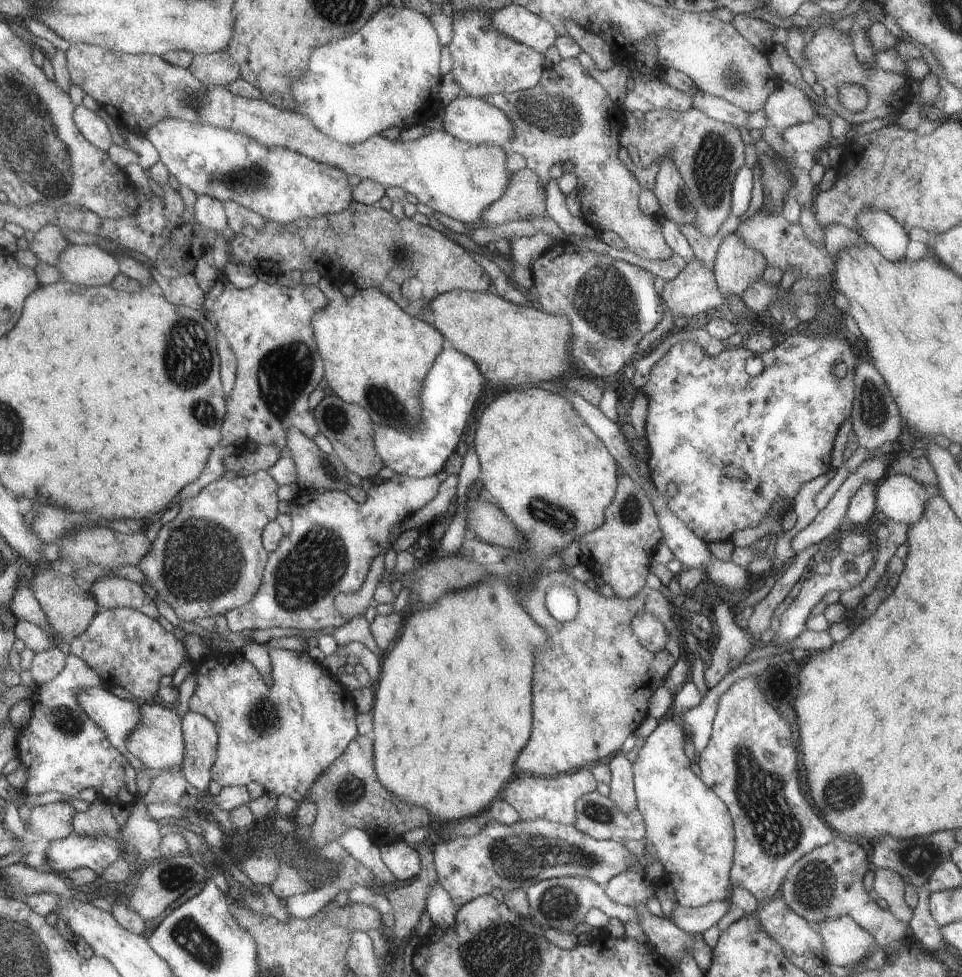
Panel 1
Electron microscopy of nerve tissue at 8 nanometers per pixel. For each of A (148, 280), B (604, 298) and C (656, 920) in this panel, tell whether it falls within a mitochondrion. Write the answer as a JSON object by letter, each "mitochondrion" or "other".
{"A":"other","B":"mitochondrion","C":"other"}

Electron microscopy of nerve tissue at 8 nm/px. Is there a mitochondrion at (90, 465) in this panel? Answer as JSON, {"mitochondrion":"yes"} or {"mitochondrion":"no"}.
{"mitochondrion":"no"}

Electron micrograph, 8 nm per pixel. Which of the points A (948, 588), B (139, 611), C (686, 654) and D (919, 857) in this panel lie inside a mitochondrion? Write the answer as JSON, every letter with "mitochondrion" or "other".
{"A":"other","B":"other","C":"other","D":"mitochondrion"}

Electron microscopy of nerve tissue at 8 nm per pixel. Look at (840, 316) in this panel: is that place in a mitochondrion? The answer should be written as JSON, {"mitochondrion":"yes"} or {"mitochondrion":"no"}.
{"mitochondrion":"no"}

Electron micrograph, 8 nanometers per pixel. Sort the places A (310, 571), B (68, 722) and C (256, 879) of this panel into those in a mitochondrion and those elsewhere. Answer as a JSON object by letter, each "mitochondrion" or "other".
{"A":"mitochondrion","B":"mitochondrion","C":"other"}

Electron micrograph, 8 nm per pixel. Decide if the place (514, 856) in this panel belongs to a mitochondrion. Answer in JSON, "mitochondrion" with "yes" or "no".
{"mitochondrion":"yes"}

